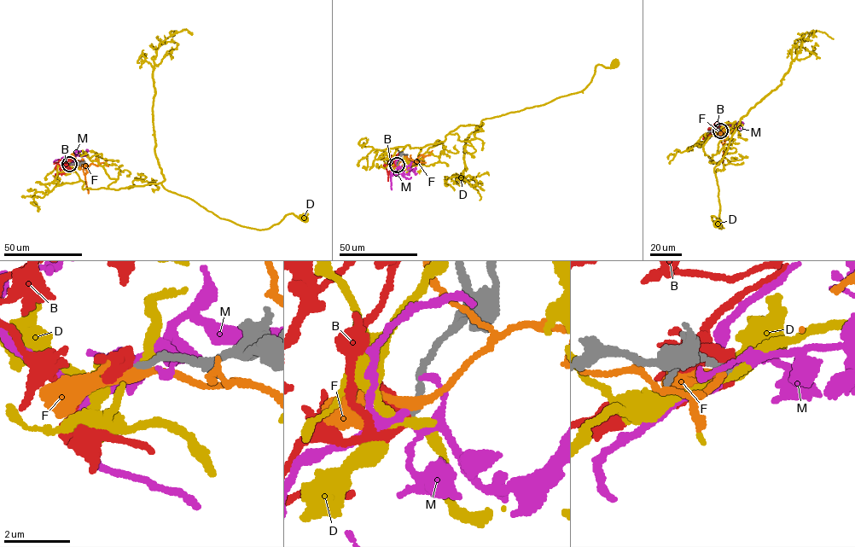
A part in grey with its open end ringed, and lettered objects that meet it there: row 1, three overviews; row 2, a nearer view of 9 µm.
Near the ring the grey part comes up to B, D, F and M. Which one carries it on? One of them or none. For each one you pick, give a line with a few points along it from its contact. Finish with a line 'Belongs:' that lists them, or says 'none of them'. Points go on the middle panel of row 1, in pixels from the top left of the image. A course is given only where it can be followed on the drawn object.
B: Its course: (397, 165), (391, 167), (387, 174), (386, 166), (388, 160), (382, 157)
Belongs: B

